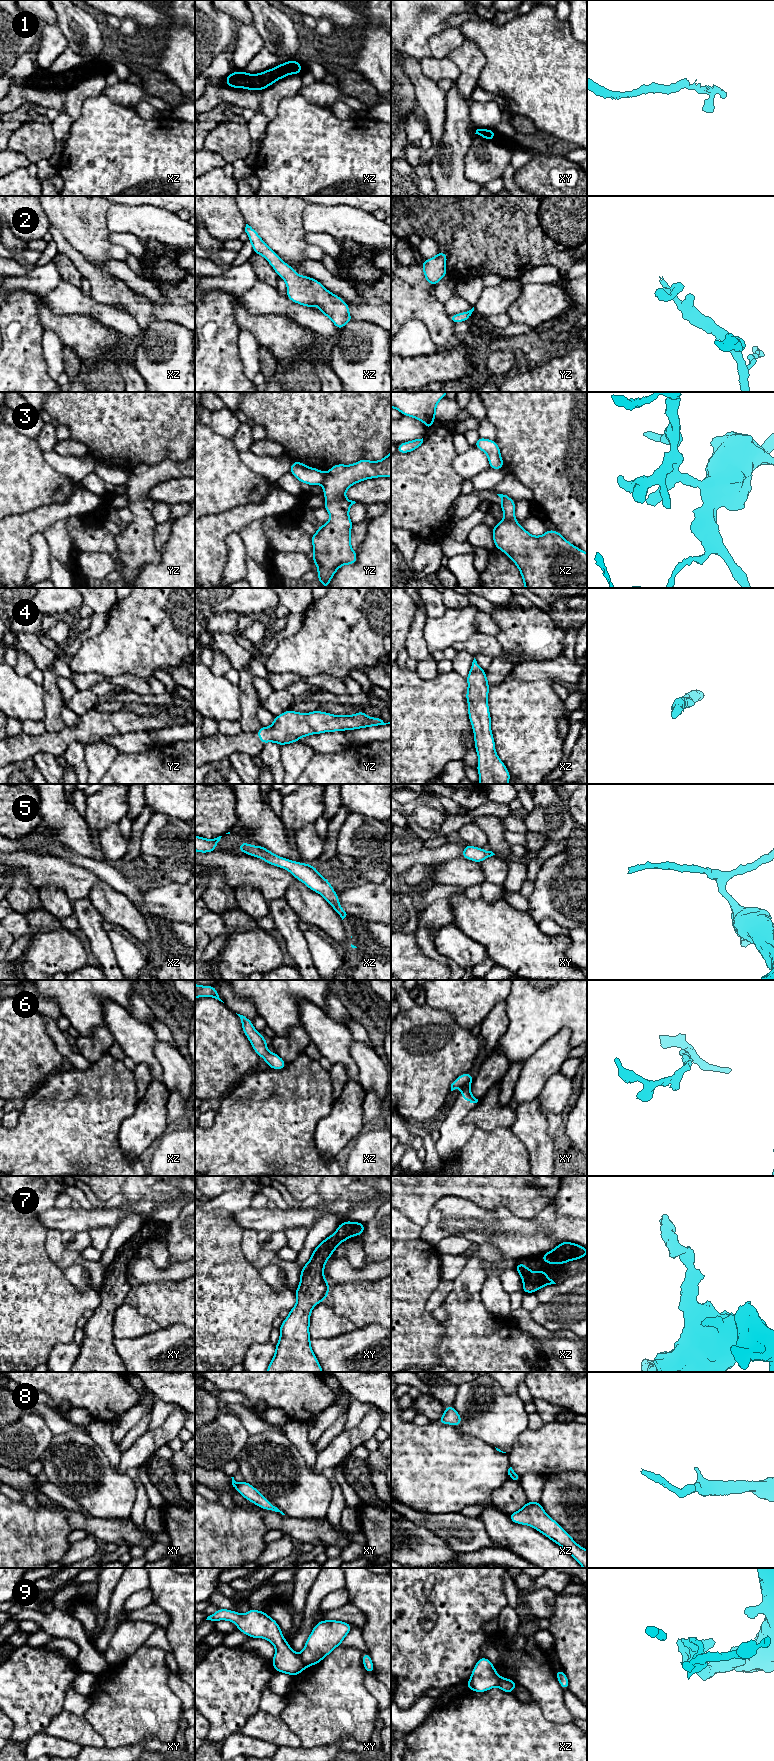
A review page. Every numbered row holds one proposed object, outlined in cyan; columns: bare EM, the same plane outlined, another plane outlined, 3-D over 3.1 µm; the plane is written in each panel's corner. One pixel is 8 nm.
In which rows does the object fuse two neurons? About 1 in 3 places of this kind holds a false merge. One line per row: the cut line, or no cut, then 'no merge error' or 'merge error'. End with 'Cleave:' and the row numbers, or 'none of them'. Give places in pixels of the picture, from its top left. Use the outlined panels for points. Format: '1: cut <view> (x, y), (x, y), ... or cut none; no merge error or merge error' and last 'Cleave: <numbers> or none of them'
1: cut none; no merge error
2: cut none; no merge error
3: cut xz (514, 517), (503, 520); merge error
4: cut none; no merge error
5: cut none; no merge error
6: cut none; no merge error
7: cut none; no merge error
8: cut none; no merge error
9: cut xy (298, 1654), (306, 1666); merge error
Cleave: 3, 9

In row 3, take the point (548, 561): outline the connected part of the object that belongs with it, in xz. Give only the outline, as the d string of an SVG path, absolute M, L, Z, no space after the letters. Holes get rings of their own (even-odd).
M514 518L499 521L492 534L495 547L503 551L520 570L525 588L587 588L587 553L568 542L558 531L547 530L541 536L533 536Z

